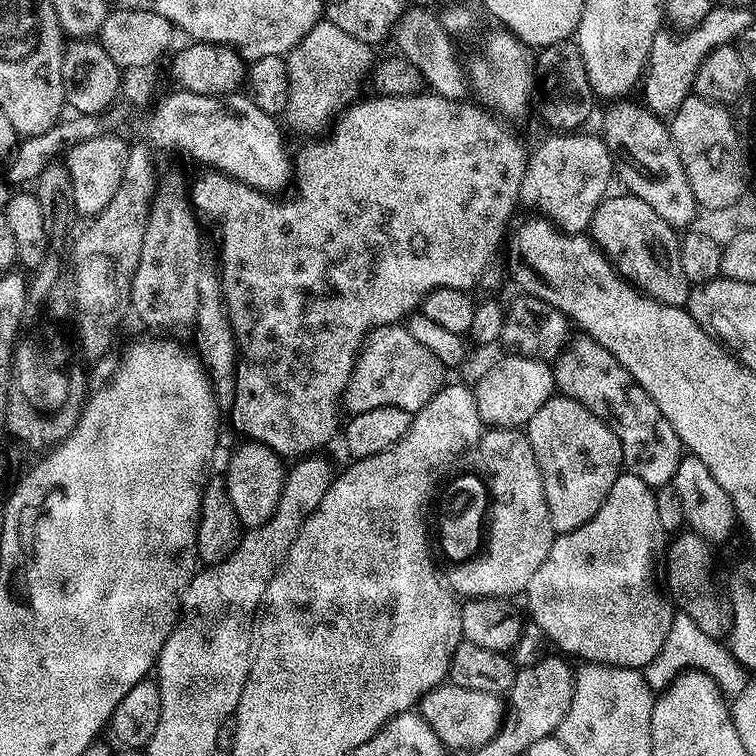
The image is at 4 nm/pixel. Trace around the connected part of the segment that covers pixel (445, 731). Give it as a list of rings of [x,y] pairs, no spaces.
[[[451,682],[431,688],[418,705],[418,715],[448,750],[475,750],[490,742],[490,738],[494,738],[494,734],[500,729],[505,711],[506,704],[500,696],[486,694],[482,690],[466,690],[466,686],[458,686]]]

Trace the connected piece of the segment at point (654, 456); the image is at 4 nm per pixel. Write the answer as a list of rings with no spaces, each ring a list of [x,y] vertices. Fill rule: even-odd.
[[[580,334],[577,337],[554,361],[559,395],[582,402],[586,410],[602,418],[602,422],[614,430],[622,446],[624,468],[627,471],[653,486],[671,485],[682,455],[682,445],[678,434],[674,434],[674,426],[666,422],[662,410],[654,406],[650,394],[638,386],[638,382],[624,369],[622,362],[610,354],[610,350],[589,336]]]

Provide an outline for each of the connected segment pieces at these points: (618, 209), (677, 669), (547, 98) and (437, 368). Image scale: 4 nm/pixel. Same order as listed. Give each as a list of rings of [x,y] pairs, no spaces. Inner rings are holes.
[[[631,194],[624,196],[609,195],[600,203],[590,227],[591,239],[596,241],[601,252],[615,266],[625,280],[636,285],[647,296],[675,308],[685,307],[688,303],[690,285],[686,274],[682,274],[680,257],[680,236],[673,228],[642,198]]]
[[[677,611],[670,622],[670,634],[666,634],[666,642],[662,642],[662,650],[654,654],[642,673],[653,693],[660,694],[672,687],[684,673],[691,671],[706,673],[728,698],[740,696],[750,679],[749,671],[737,662],[717,637],[705,634],[691,618],[686,618],[684,612]]]
[[[569,38],[539,49],[537,56],[540,57],[537,58],[536,64],[534,60],[534,80],[538,85],[541,118],[552,127],[549,129],[555,130],[560,134],[571,134],[583,129],[587,125],[584,123],[592,116],[594,97],[590,86],[590,78],[586,78],[586,62],[582,62],[582,50],[576,45],[575,39]]]
[[[388,324],[384,328],[375,328],[365,340],[356,365],[352,368],[352,377],[342,397],[349,413],[378,410],[378,406],[398,406],[398,410],[415,413],[434,398],[434,394],[446,383],[446,369],[422,342],[414,339],[407,327],[400,324]]]

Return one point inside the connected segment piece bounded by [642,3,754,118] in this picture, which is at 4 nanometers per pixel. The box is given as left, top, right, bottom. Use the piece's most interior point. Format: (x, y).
(673, 62)

